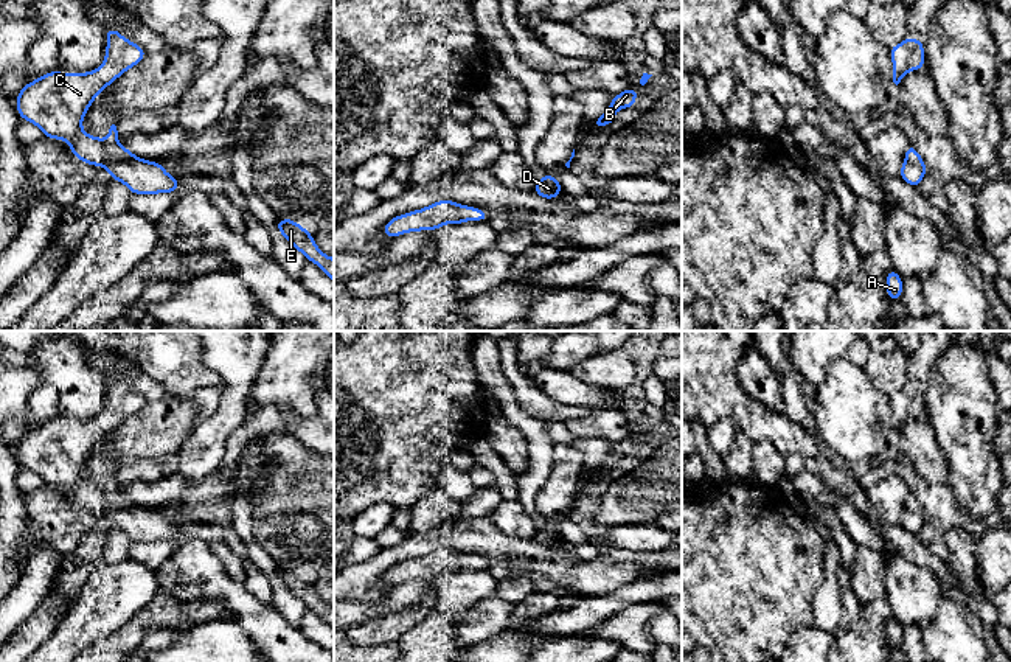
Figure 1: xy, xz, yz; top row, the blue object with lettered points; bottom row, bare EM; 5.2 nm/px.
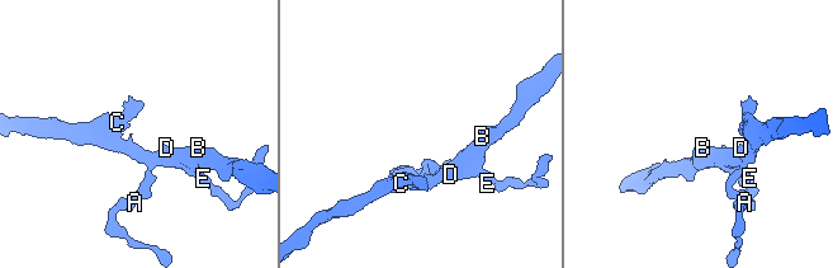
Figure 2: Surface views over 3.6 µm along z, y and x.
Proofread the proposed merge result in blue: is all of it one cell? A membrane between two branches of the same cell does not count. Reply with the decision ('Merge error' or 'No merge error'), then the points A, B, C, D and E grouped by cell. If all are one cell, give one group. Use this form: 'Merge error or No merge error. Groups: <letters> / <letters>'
No merge error. Groups: A B C D E

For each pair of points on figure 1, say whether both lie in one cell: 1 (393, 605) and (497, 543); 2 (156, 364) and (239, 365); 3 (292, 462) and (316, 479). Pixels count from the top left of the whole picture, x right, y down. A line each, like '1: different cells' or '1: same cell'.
1: different cells
2: different cells
3: same cell

